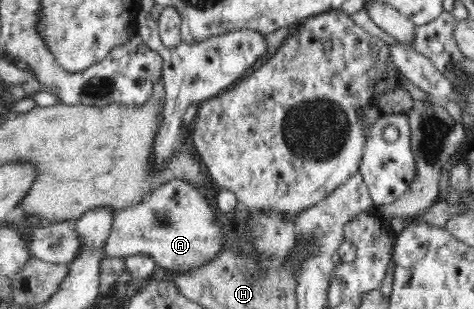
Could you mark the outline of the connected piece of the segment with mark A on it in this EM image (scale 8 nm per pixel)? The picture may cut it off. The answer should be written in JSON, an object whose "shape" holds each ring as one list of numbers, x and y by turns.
{"shape":[[175,180,157,188,141,203,114,214,111,232,105,242,105,258,133,255,150,256,154,263,169,272,187,272,210,264,225,250,223,226,213,214,205,195,193,186]]}

